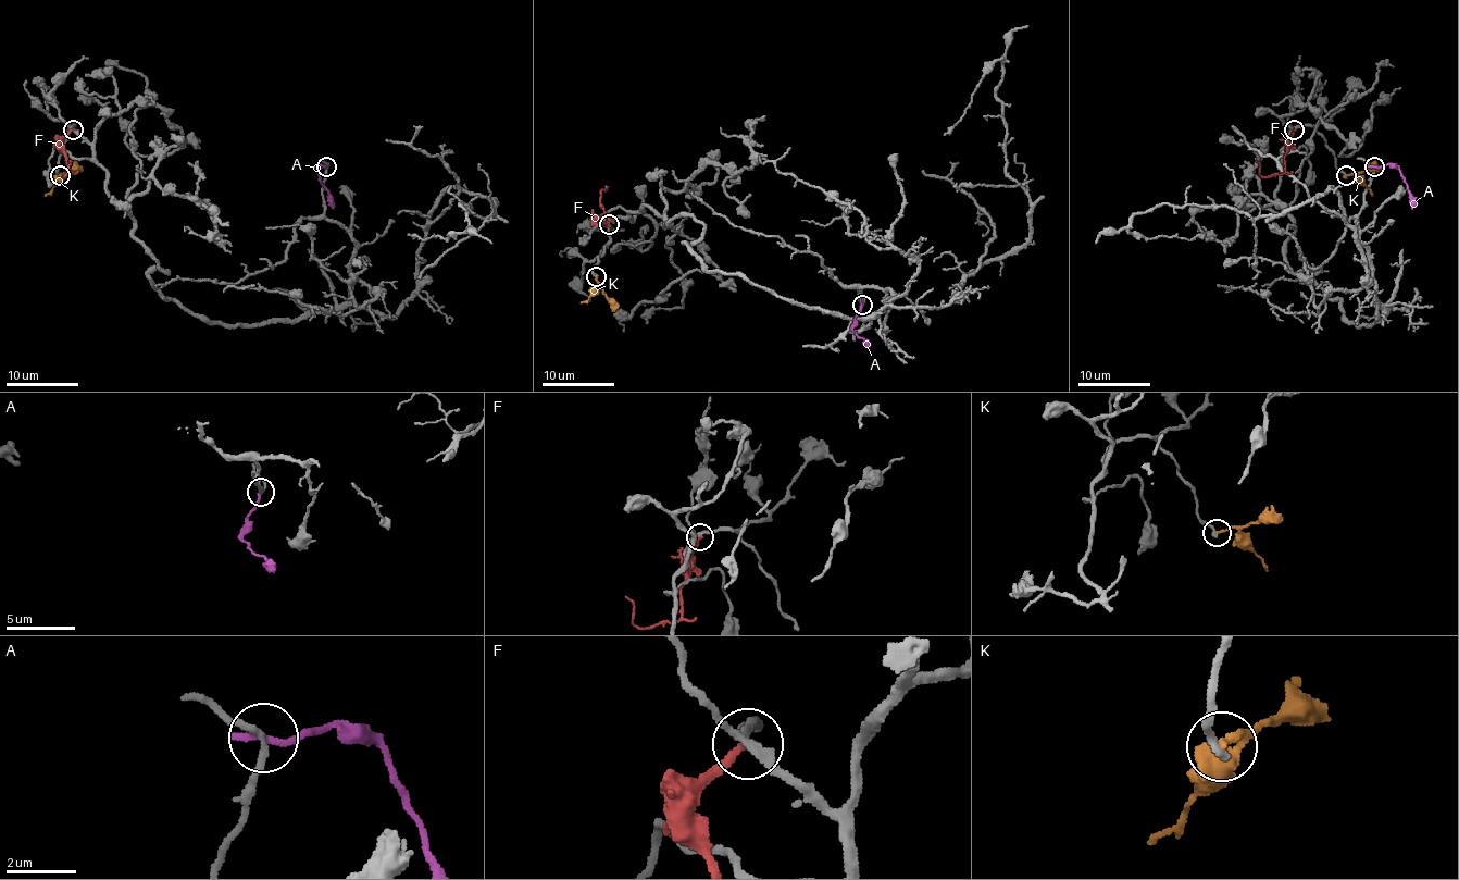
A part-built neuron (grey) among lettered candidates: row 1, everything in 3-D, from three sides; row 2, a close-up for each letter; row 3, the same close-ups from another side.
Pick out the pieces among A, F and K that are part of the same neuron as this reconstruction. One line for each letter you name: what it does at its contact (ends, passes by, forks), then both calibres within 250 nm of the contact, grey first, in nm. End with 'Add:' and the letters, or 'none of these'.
Add: none of these

